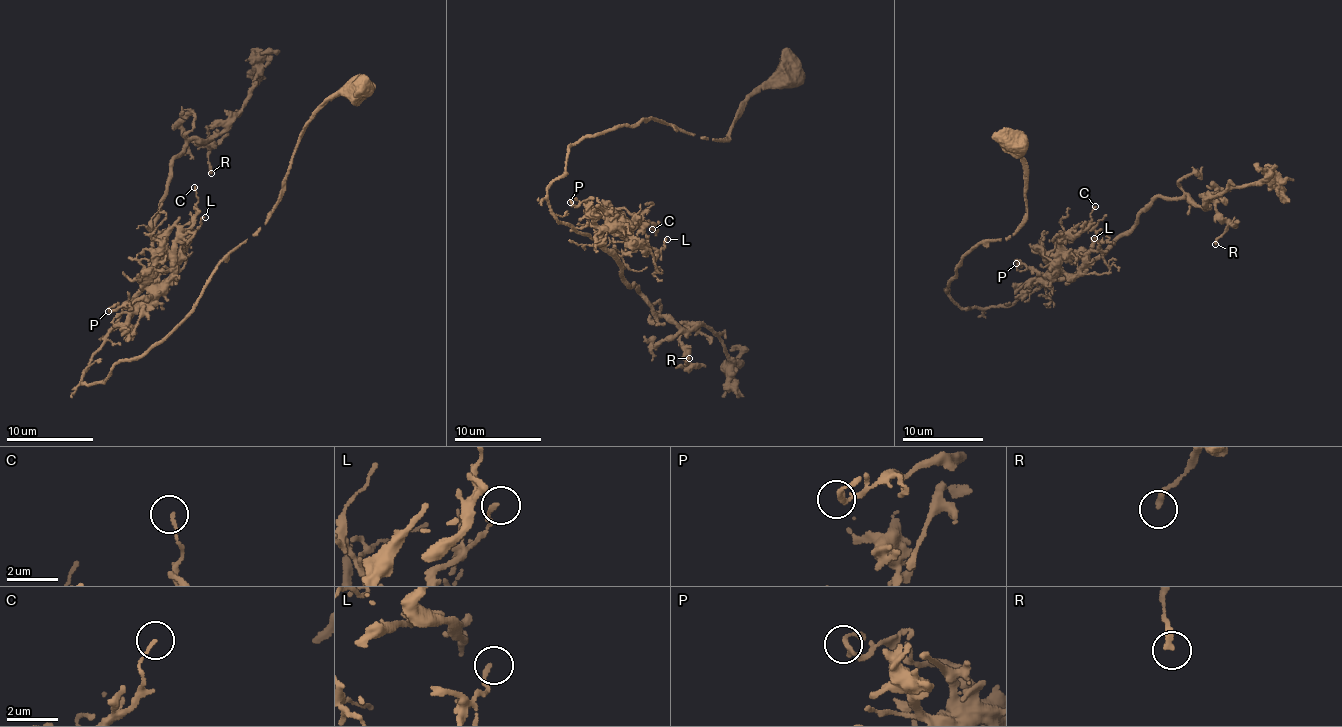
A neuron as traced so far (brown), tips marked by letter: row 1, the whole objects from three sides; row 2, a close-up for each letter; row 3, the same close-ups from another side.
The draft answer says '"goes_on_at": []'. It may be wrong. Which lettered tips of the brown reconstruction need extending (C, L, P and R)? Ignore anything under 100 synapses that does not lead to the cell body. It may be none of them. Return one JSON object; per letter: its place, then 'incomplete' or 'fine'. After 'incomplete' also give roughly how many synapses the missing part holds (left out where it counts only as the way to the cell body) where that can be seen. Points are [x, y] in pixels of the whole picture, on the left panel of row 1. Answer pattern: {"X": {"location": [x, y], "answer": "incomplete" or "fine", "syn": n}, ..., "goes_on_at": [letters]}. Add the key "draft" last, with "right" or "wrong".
{"C": {"location": [194, 187], "answer": "fine"}, "L": {"location": [205, 217], "answer": "fine"}, "P": {"location": [108, 311], "answer": "fine"}, "R": {"location": [211, 173], "answer": "fine"}, "goes_on_at": [], "draft": "right"}

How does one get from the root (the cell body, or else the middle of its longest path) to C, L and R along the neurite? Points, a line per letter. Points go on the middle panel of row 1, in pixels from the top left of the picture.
C: (790, 73), (751, 94), (729, 141), (650, 118), (571, 145), (551, 214), (597, 241), (632, 217), (652, 229)
L: (790, 73), (729, 141), (650, 118), (571, 145), (551, 214), (597, 241), (667, 239)
R: (790, 73), (751, 94), (729, 141), (620, 125), (571, 145), (547, 192), (551, 214), (687, 329), (689, 358)

